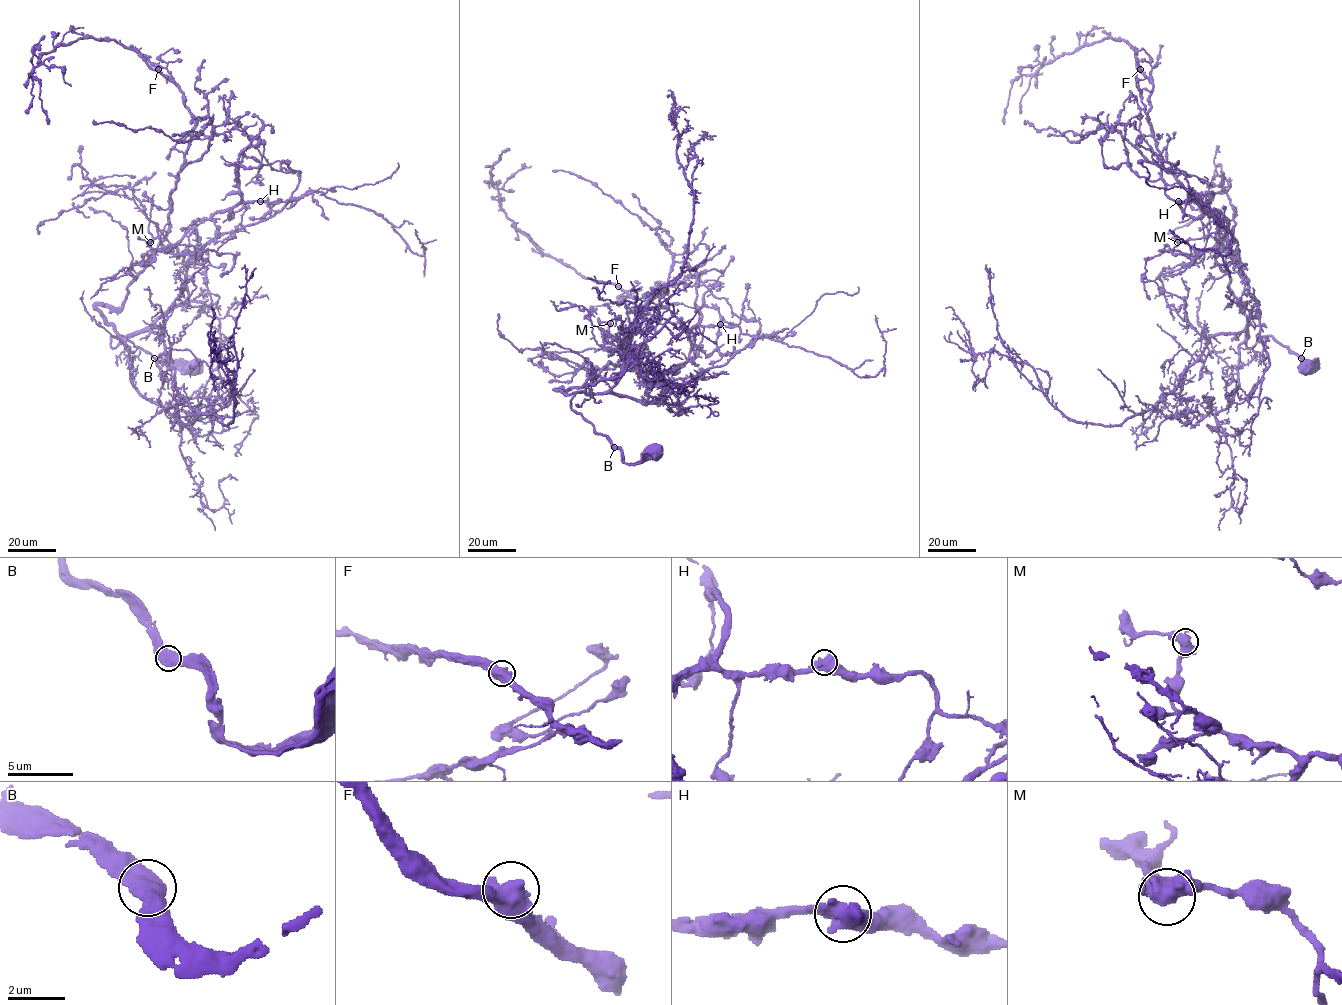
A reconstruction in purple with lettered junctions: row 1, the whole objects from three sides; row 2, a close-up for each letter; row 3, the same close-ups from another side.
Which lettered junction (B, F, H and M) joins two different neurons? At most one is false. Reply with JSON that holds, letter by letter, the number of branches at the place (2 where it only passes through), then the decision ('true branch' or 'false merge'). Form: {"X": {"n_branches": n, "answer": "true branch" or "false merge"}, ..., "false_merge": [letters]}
{"B": {"n_branches": 2, "answer": "true branch"}, "F": {"n_branches": 2, "answer": "true branch"}, "H": {"n_branches": 2, "answer": "true branch"}, "M": {"n_branches": 2, "answer": "true branch"}, "false_merge": []}

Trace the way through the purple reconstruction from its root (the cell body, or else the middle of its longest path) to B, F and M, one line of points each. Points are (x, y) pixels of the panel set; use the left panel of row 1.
B: (195, 368), (185, 364), (161, 363), (154, 358)
F: (195, 368), (123, 336), (112, 347), (95, 307), (122, 306), (168, 227), (196, 118), (158, 69)
M: (195, 368), (161, 363), (123, 336), (112, 336), (111, 346), (147, 329), (188, 296), (183, 256), (150, 242)

